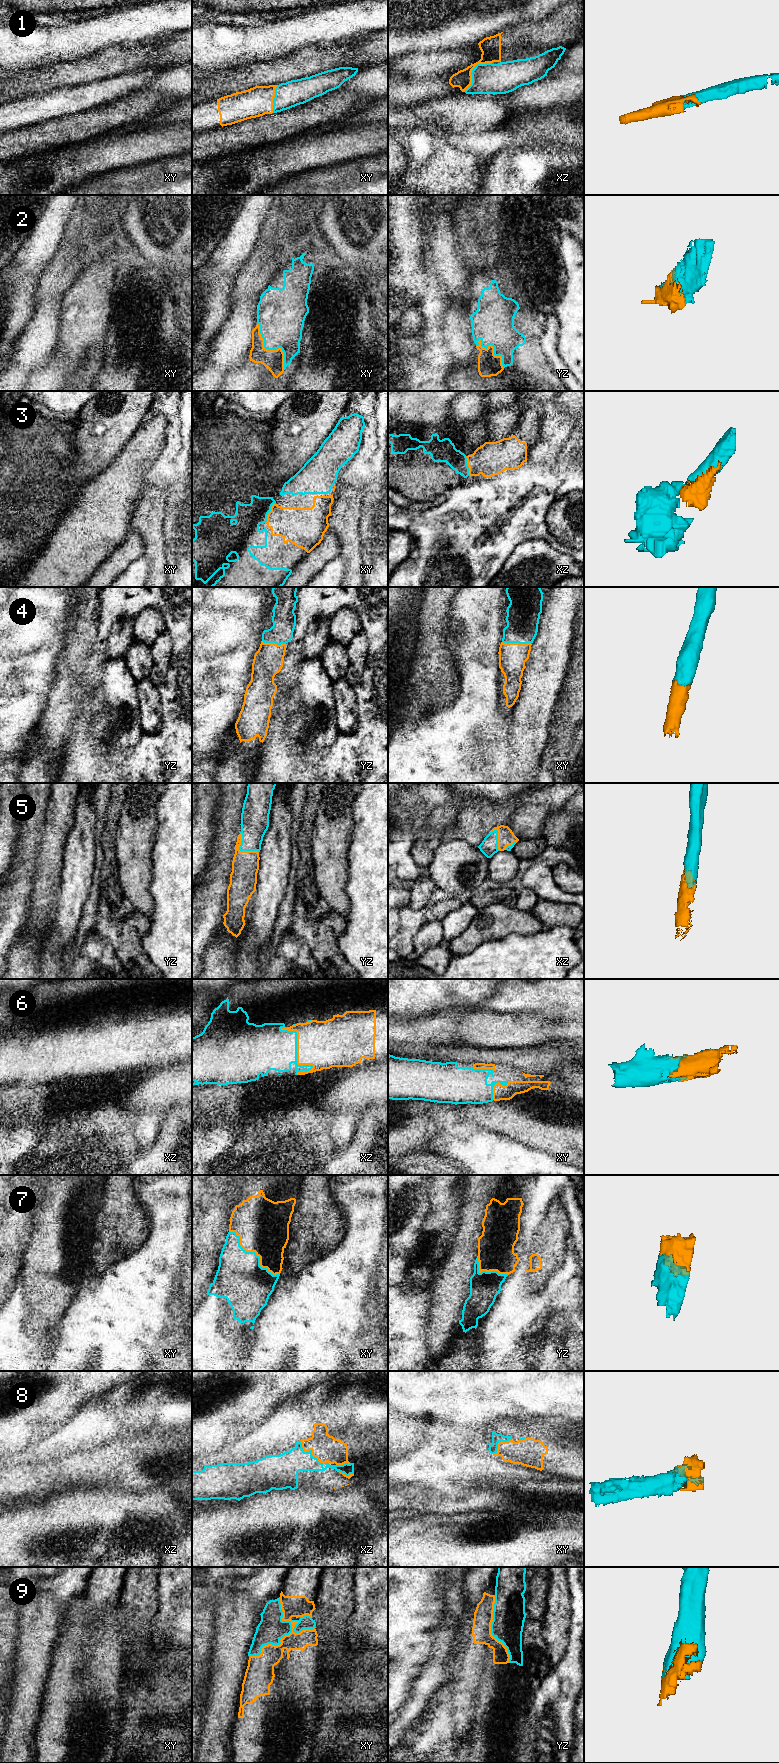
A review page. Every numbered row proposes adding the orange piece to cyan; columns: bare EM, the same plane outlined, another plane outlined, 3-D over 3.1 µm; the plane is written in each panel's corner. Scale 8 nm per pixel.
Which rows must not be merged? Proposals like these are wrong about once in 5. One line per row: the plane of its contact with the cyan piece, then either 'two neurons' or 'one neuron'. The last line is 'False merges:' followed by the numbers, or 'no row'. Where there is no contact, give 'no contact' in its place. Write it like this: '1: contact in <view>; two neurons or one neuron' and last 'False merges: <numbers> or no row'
1: contact in xz; one neuron
2: contact in xy; one neuron
3: contact in xy; one neuron
4: contact in xy; one neuron
5: contact in yz; one neuron
6: contact in xz; one neuron
7: contact in xy; one neuron
8: contact in xz; one neuron
9: contact in xy; one neuron
False merges: no row

